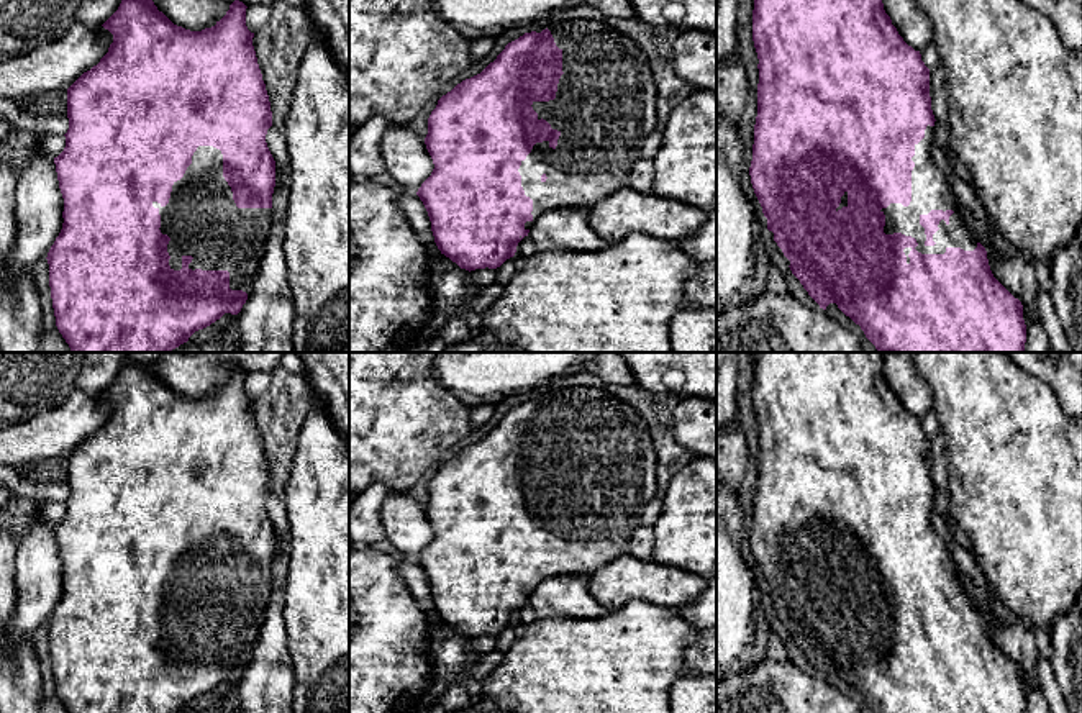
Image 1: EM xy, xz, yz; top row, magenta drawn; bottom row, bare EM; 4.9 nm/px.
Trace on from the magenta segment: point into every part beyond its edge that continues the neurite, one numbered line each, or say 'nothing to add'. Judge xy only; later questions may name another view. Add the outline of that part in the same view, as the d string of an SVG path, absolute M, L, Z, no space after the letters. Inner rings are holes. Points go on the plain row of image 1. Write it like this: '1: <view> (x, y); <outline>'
1: xy (202, 587); M198 513L184 544L172 552L166 574L152 569L161 582L161 600L170 605L169 633L182 636L182 624L192 623L189 636L228 638L230 656L249 661L259 639L267 600L272 590L272 575L238 575L233 559L223 544L223 521L213 513Z

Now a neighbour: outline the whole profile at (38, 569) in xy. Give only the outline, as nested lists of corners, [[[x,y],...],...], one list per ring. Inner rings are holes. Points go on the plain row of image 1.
[[[41,513],[18,543],[15,556],[16,605],[10,620],[10,646],[31,641],[48,624],[62,597],[64,565],[54,525]]]

